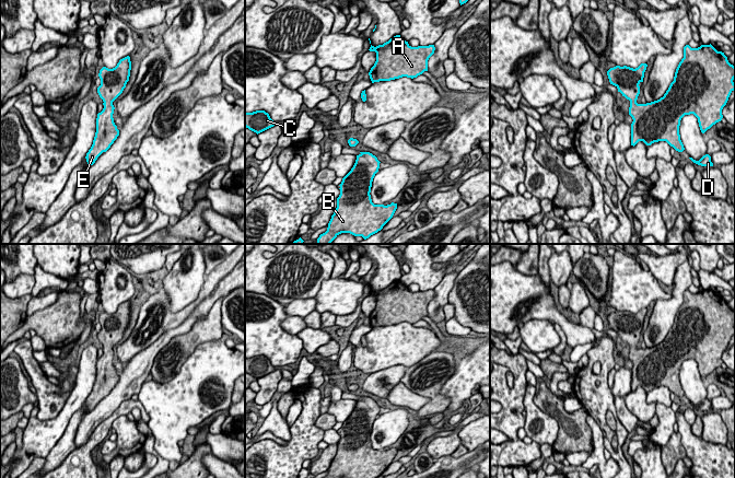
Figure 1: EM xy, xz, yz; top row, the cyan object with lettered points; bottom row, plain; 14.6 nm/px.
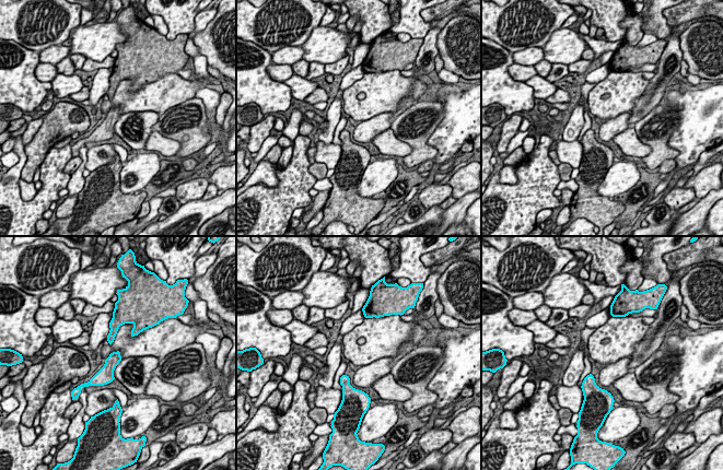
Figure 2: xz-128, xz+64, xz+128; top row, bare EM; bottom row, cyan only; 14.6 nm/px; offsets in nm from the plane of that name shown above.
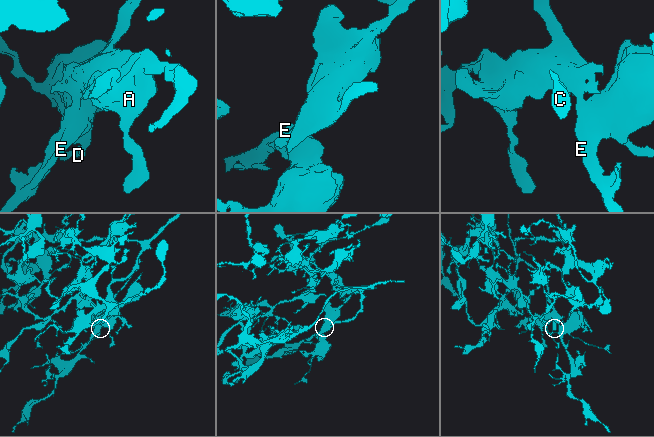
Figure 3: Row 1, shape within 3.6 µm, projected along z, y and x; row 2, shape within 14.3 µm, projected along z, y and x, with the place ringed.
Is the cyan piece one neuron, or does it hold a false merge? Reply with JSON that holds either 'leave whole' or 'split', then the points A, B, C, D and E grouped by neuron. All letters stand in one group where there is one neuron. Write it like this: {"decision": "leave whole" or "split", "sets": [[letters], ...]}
{"decision": "split", "sets": [["A", "C"], ["B", "D", "E"]]}

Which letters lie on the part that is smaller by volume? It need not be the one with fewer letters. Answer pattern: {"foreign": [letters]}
{"foreign": ["B", "D", "E"]}

